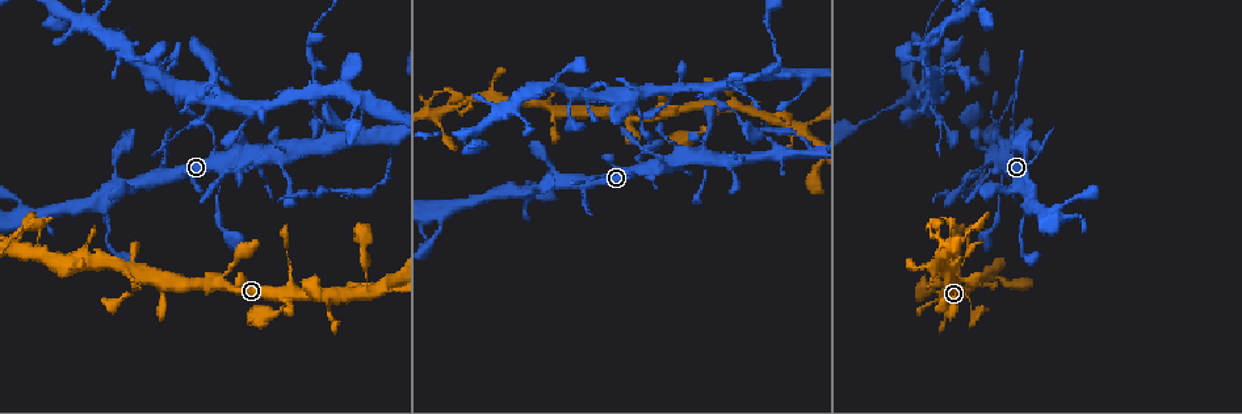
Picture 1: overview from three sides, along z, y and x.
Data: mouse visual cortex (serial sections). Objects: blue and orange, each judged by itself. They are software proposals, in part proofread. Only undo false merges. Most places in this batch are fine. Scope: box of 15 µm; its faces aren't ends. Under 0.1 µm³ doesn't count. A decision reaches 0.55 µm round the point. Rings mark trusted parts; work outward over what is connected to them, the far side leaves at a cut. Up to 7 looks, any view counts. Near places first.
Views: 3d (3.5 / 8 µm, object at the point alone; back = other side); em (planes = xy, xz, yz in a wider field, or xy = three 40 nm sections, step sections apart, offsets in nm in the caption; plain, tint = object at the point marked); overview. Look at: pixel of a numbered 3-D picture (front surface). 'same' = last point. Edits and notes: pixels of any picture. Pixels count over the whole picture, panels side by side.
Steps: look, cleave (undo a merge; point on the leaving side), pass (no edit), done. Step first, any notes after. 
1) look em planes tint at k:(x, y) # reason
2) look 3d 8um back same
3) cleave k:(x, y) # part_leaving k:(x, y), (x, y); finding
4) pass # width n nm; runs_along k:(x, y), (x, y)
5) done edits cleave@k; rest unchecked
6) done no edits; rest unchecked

look 3d 3.5um at 1:(223, 279) # sharp bend

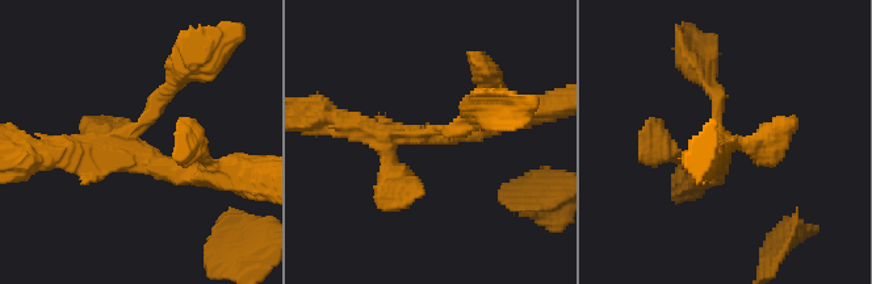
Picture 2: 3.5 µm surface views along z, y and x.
look em xy step 5 tint at 2:(129, 140) # now the EM

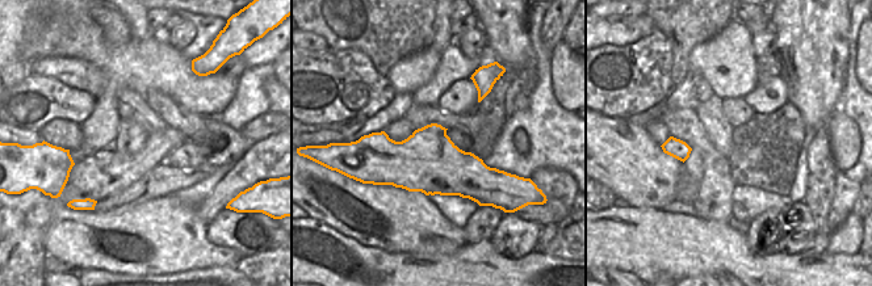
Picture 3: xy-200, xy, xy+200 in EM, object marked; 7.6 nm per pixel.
pass # runs_along 2:(201, 174), (129, 138), (185, 74); continuous, no second cell

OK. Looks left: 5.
look 3d 3.5um at 1:(804, 154) # a fork

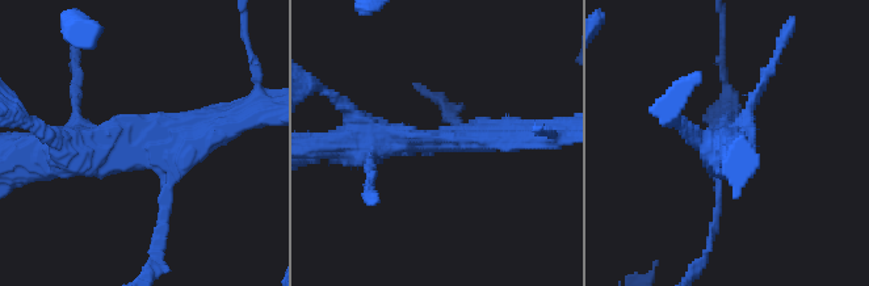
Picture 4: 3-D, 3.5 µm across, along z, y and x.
look em xy step 5 tint at 4:(148, 148) # shape alone is not enough

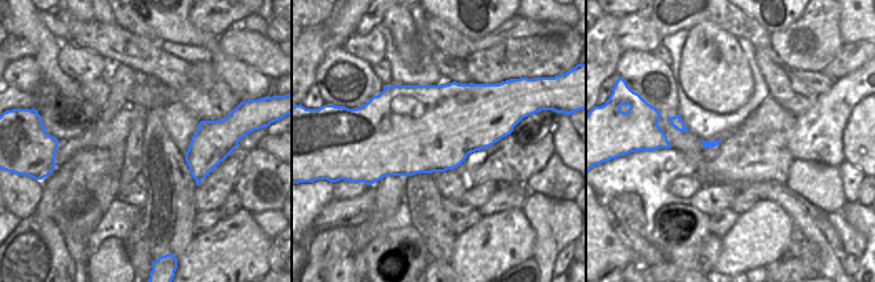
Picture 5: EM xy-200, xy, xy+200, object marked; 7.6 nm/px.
pass # arms 3; arm_widths 100, 250, 450 nm; runs_along 4:(54, 151), (147, 147), (163, 163), (163, 227); one cell here

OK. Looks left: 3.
look 3d 8um at 1:(274, 315) # abrupt turn

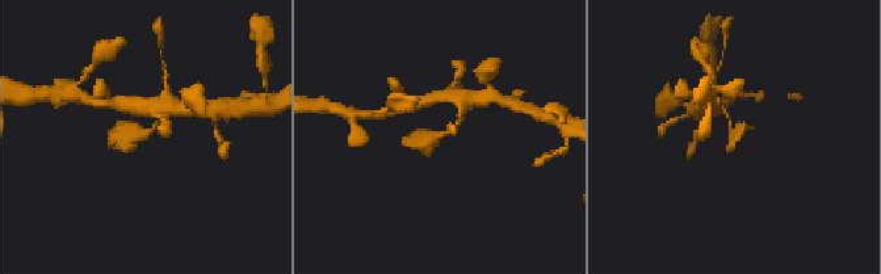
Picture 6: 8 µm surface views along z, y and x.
look em xy step 2 tint at 6:(145, 136) # now the EM

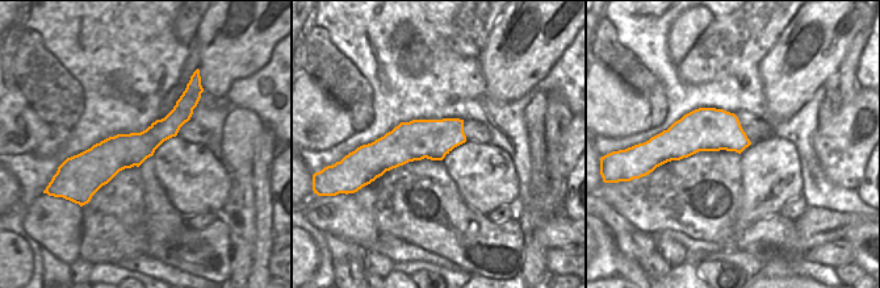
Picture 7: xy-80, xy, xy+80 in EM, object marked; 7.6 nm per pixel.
pass # runs_along 7:(193, 101), (143, 145), (78, 161); continuous, no second cell

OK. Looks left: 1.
done no edits; rest unchecked

